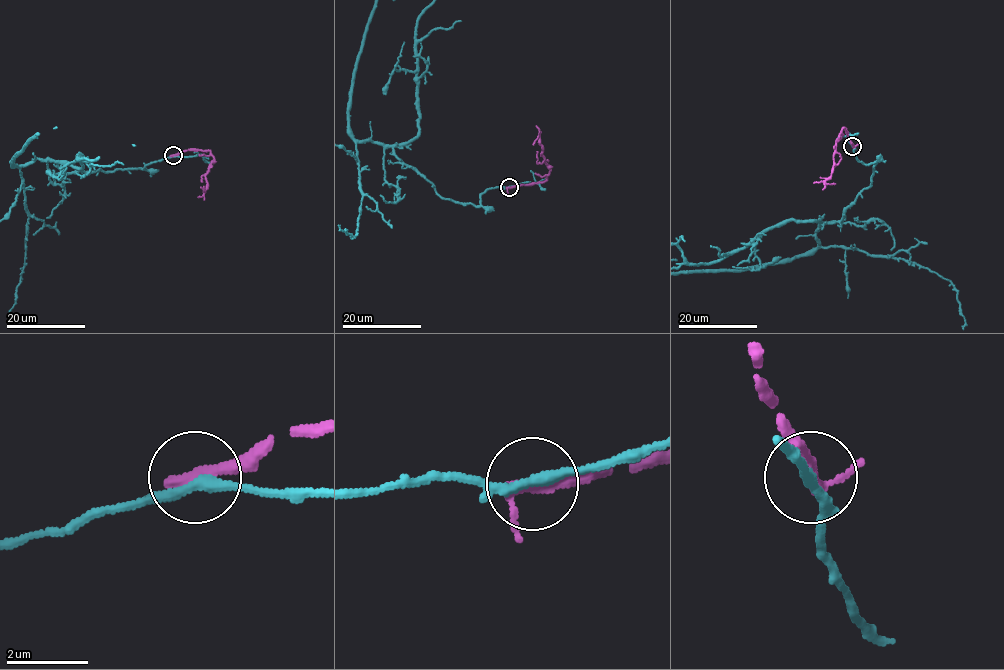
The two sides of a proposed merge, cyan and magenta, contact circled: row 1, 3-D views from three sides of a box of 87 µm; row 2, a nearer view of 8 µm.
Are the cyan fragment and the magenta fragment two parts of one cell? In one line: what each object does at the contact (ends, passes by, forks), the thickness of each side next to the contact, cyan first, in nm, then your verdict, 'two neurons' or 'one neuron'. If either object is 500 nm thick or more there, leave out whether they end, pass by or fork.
cyan passes by; magenta passes by; 260 nm thick on the cyan side, 280 nm on the other; two neurons

